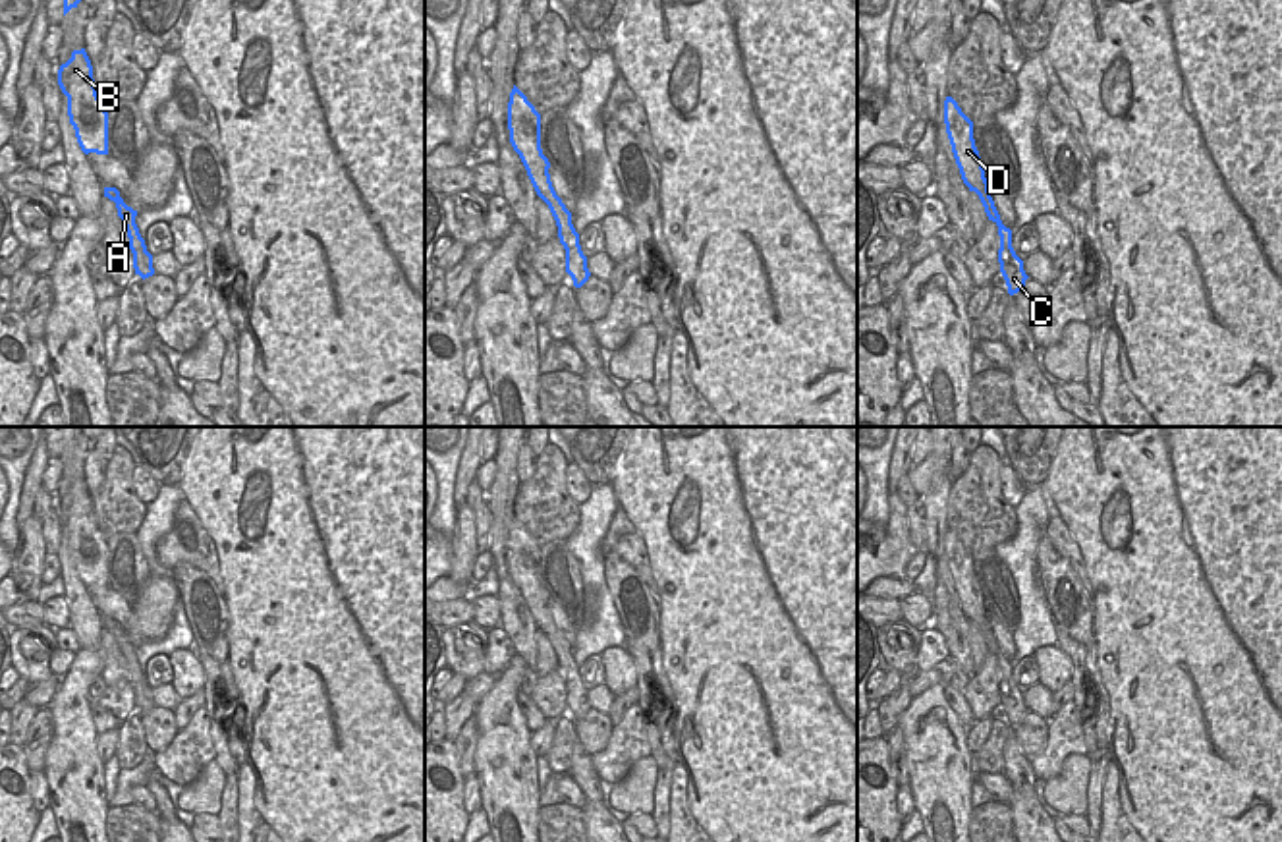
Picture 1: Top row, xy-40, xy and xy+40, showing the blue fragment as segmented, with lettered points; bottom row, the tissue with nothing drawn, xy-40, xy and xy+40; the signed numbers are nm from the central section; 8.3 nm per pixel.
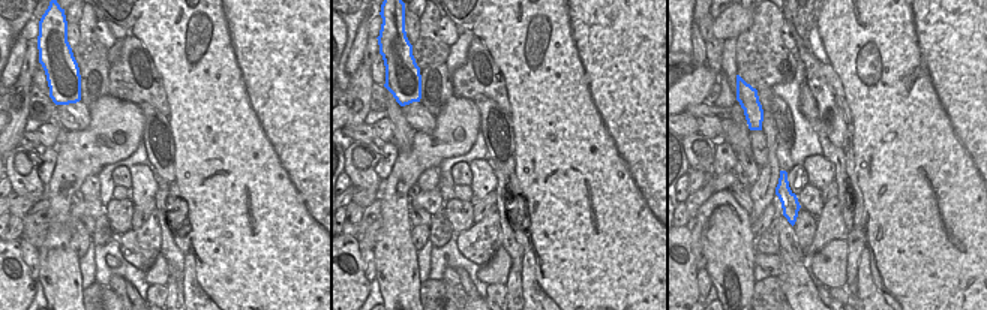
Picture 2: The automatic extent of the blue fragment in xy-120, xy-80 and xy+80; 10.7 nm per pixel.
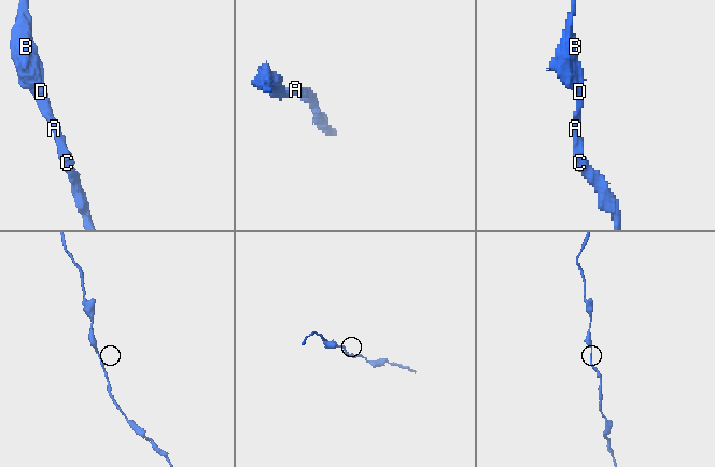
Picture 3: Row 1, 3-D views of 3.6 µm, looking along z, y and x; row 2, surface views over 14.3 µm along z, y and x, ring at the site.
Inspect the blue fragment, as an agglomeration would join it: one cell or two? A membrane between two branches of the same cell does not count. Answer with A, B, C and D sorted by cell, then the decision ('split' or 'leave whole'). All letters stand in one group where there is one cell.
A B C D; leave whole

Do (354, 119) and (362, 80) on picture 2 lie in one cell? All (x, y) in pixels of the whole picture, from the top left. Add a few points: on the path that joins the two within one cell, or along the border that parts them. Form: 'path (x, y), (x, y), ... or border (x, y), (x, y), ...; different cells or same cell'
path (365, 110), (365, 95), (362, 90); same cell

